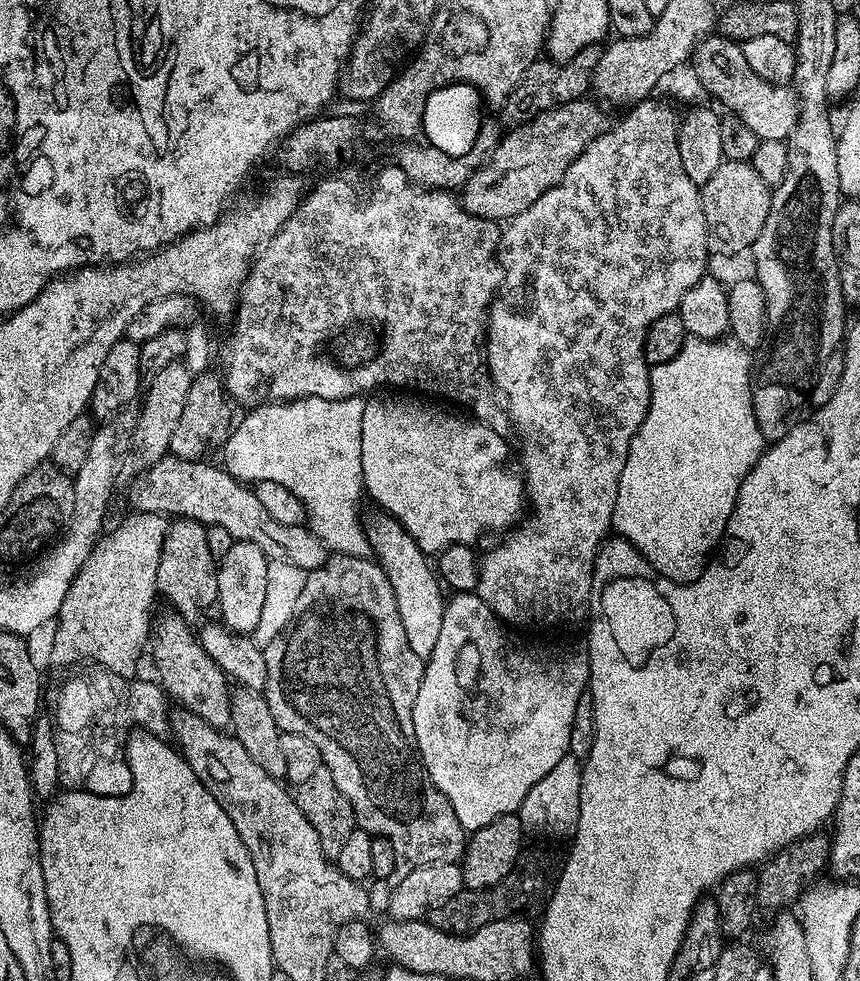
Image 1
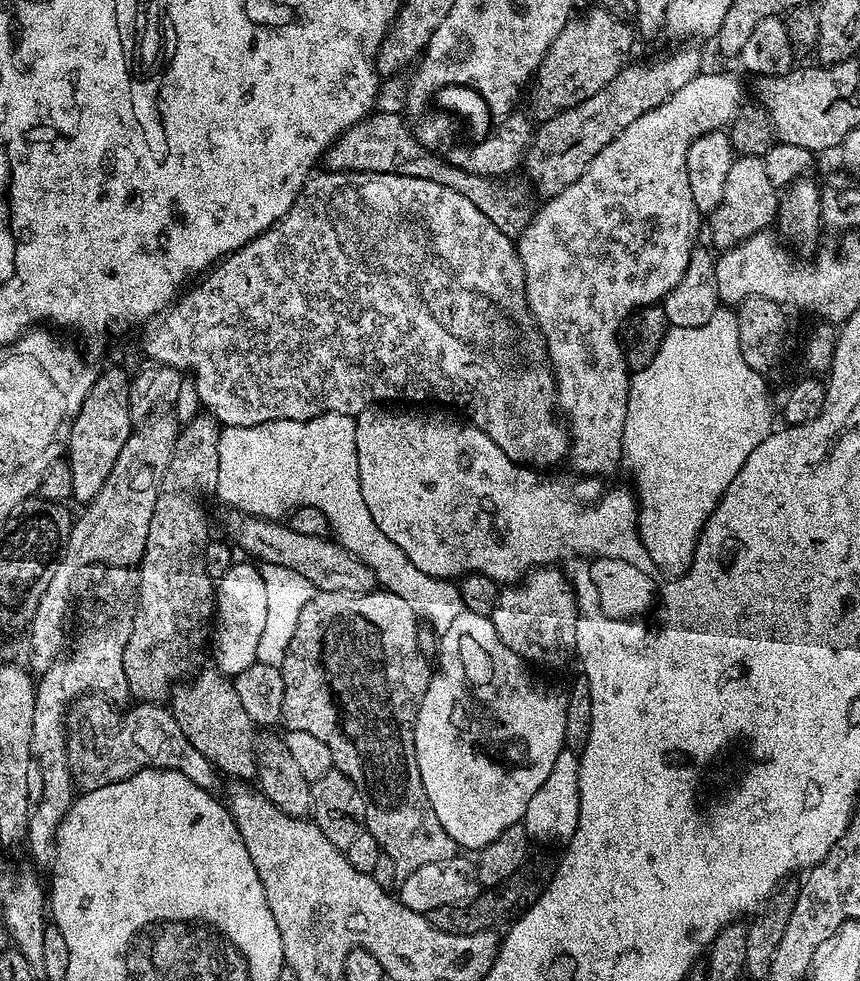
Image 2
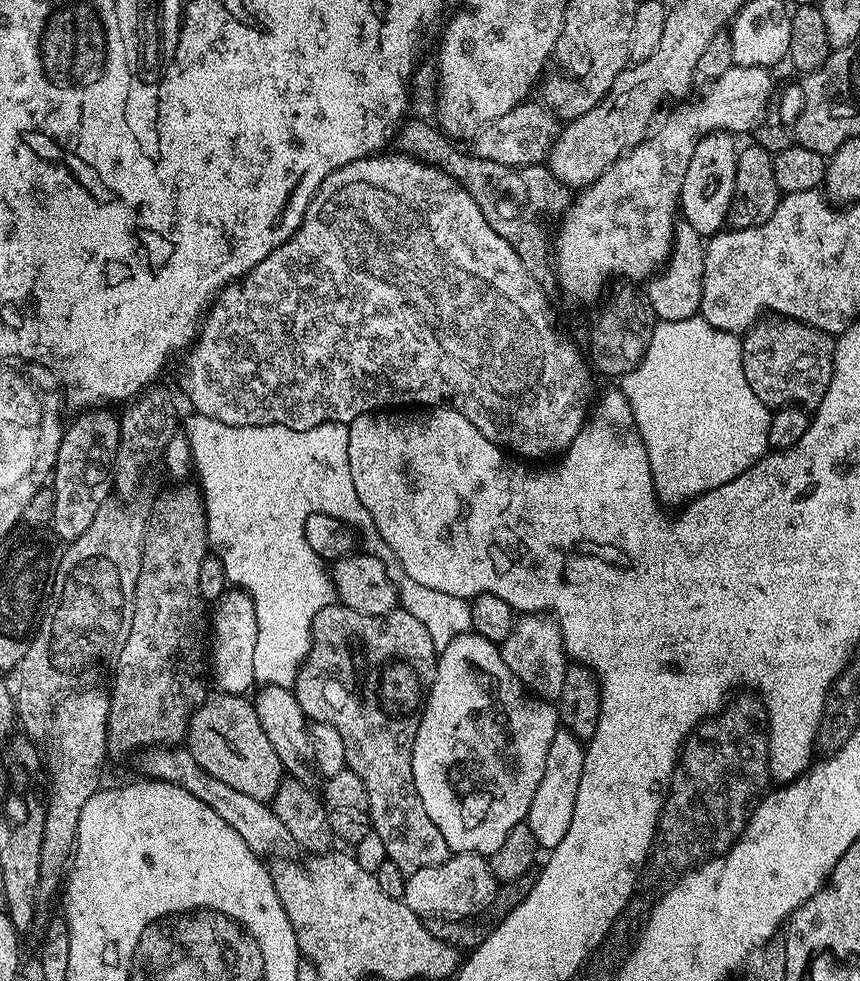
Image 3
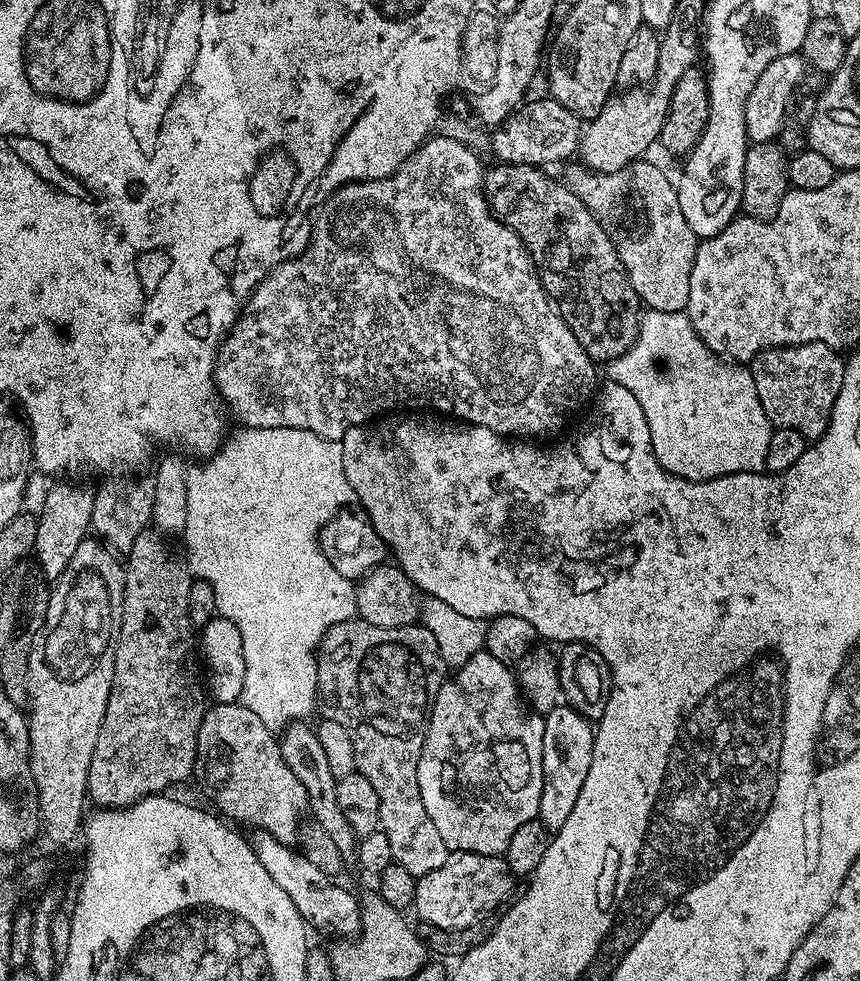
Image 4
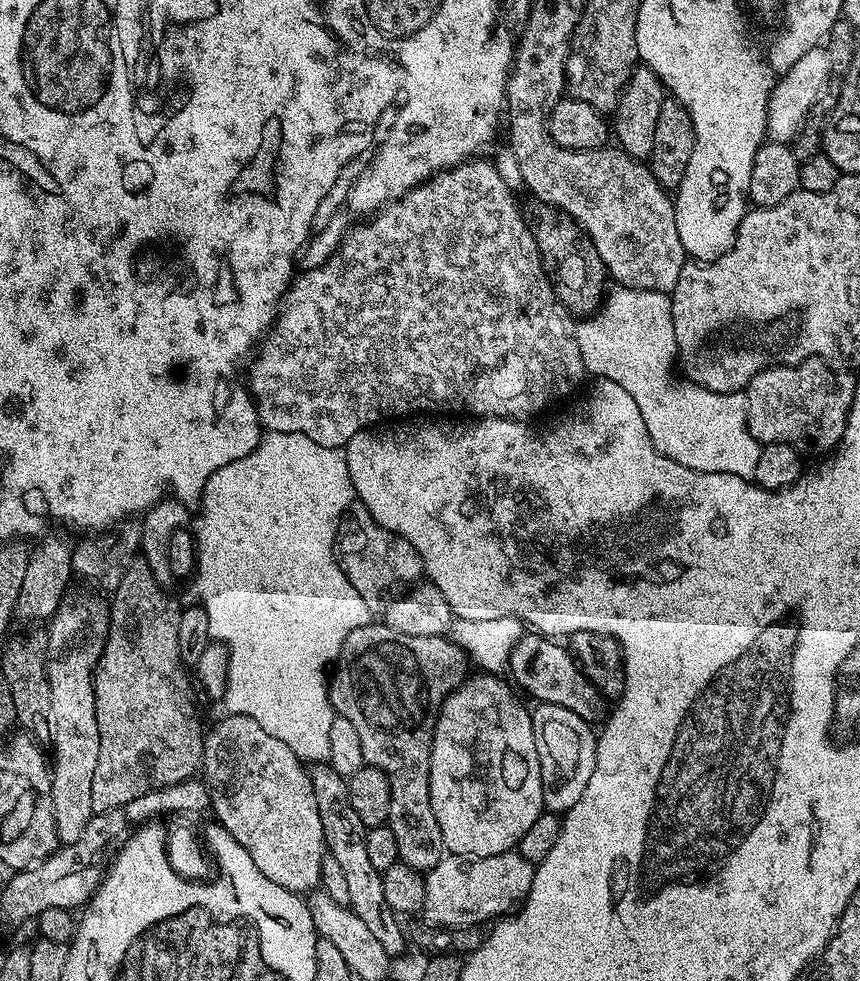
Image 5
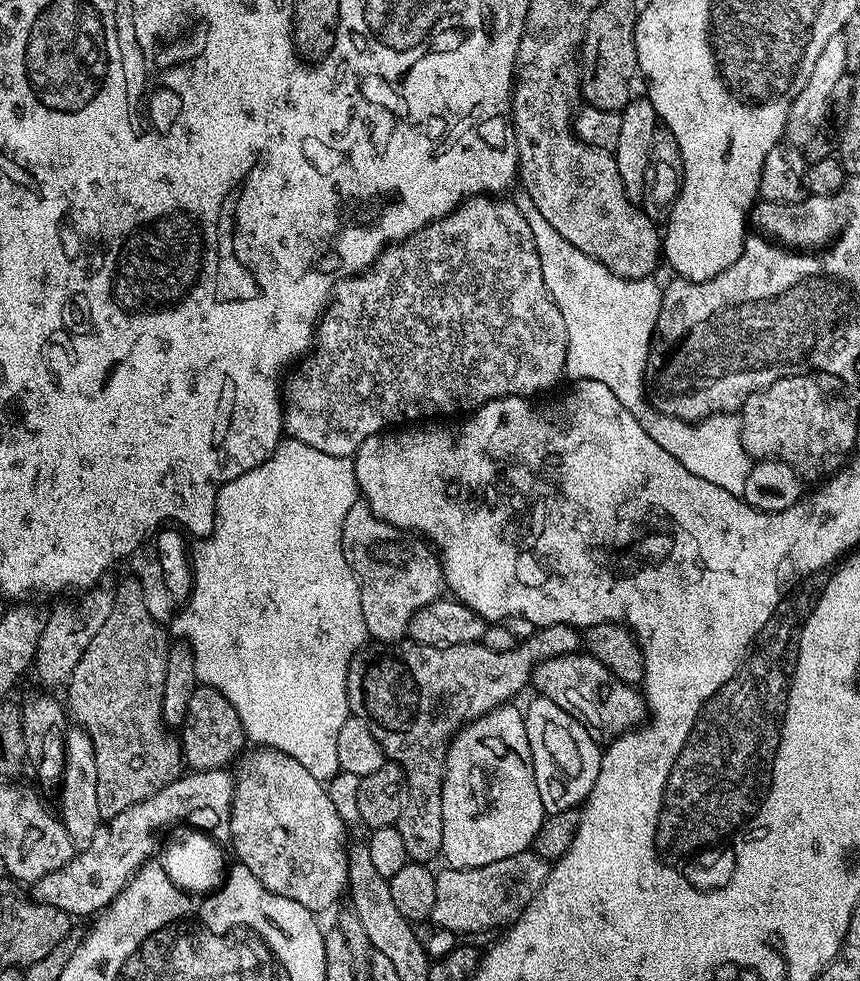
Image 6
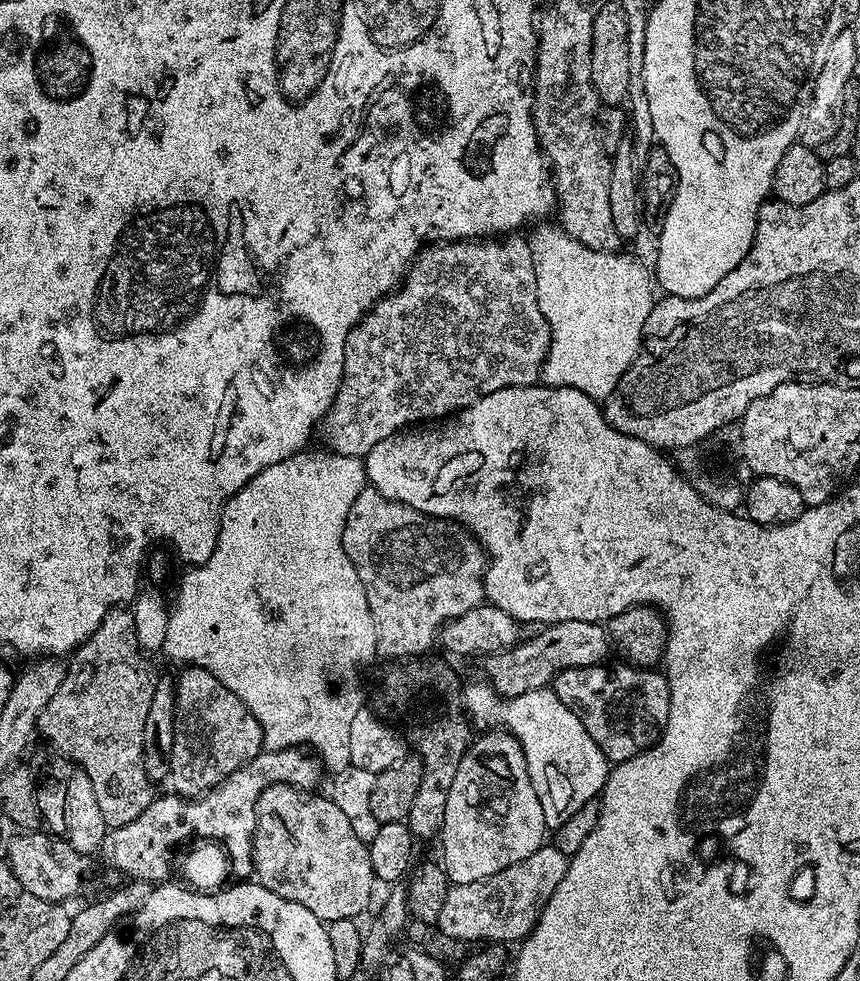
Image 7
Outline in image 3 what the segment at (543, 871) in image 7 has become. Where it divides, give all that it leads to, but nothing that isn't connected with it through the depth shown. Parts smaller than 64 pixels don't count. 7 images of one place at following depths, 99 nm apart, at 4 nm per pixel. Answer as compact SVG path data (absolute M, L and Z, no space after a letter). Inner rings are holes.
M457 852L449 855L446 862L438 866L426 866L418 873L410 874L406 877L406 890L404 891L404 905L414 914L421 918L431 918L434 916L449 916L461 918L460 916L472 916L475 912L480 912L496 896L498 881L492 873L492 865L485 857L473 852Z

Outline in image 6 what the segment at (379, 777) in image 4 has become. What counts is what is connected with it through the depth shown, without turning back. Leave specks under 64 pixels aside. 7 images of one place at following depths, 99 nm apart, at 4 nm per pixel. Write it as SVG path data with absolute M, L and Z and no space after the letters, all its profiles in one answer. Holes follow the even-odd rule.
M549 624L533 631L529 640L516 642L512 649L495 652L484 642L458 646L426 646L411 638L397 640L394 644L369 643L353 654L348 663L348 710L362 718L374 734L374 742L382 746L385 757L404 771L408 780L408 797L402 814L398 814L395 828L402 834L405 857L412 862L432 862L441 855L442 846L442 782L444 759L452 737L468 723L485 716L492 708L515 701L516 695L531 685L534 670L546 658L579 652L582 636L570 624Z

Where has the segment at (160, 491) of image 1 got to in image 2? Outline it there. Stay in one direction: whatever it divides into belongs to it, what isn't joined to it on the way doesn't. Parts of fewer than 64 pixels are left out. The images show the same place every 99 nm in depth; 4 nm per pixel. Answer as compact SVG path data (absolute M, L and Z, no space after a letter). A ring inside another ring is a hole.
M229 511L228 532L231 543L237 549L249 552L257 561L277 564L296 571L308 579L313 589L321 592L371 592L377 587L376 575L348 548L343 548L335 539L310 534L298 534L287 523L267 516L250 516L246 512Z

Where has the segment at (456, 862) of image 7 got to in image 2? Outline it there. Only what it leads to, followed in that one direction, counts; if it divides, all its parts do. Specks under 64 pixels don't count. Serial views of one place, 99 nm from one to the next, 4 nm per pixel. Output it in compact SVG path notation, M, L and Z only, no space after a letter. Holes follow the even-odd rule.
M465 610L458 615L450 630L446 630L439 637L432 681L428 683L428 689L422 698L422 706L418 710L418 718L414 726L414 750L418 758L418 774L422 774L422 786L426 790L426 798L434 814L438 814L438 822L442 822L442 830L446 830L446 834L454 838L457 849L464 850L467 844L473 850L490 846L490 842L494 842L494 838L498 838L502 830L521 823L526 814L526 806L530 806L530 798L538 794L538 786L542 786L542 782L546 782L547 776L550 775L550 769L554 767L554 758L558 758L558 754L565 751L567 695L563 691L559 692L558 689L551 688L546 681L539 680L531 671L535 672L522 657L514 654L514 650L510 650L510 646L506 646L506 642L502 642L502 638L498 638L498 630L494 630L491 616Z

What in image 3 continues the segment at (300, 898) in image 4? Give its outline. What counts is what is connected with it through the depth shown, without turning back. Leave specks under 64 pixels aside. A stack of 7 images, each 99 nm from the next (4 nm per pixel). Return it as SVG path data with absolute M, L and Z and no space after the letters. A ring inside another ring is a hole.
M157 746L153 749L147 749L141 755L140 768L145 777L158 781L170 782L172 785L178 785L187 793L198 798L199 801L205 802L243 839L246 844L259 856L267 856L278 849L286 854L289 849L293 849L293 842L290 838L289 831L286 826L279 822L274 814L271 805L265 801L252 798L248 794L241 791L233 790L226 782L218 782L198 765L194 760L194 756L190 754L187 748L169 748L166 746ZM143 757L143 758L142 758Z

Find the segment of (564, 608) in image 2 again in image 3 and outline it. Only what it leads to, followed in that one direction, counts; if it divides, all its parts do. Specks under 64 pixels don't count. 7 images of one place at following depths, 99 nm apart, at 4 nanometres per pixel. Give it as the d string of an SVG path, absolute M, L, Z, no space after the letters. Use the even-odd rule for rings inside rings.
M524 614L513 623L510 634L499 645L500 657L510 666L510 670L519 678L531 695L549 702L559 701L562 694L562 686L566 683L566 670L570 663L570 657L564 651L564 639L560 633L560 627L556 621L547 614Z

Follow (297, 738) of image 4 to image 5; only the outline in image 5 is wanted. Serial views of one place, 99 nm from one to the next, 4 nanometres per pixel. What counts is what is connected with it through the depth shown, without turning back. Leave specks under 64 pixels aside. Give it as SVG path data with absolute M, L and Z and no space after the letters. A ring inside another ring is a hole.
M316 762L311 765L310 775L314 786L314 799L318 802L318 814L322 818L322 834L327 855L338 862L338 867L346 878L346 886L350 894L348 908L362 918L367 929L378 938L379 944L391 958L397 958L404 952L406 944L406 928L403 928L396 913L386 906L386 897L382 891L381 869L374 866L366 850L366 834L368 828L358 818L357 812L348 807L348 782L327 763Z

